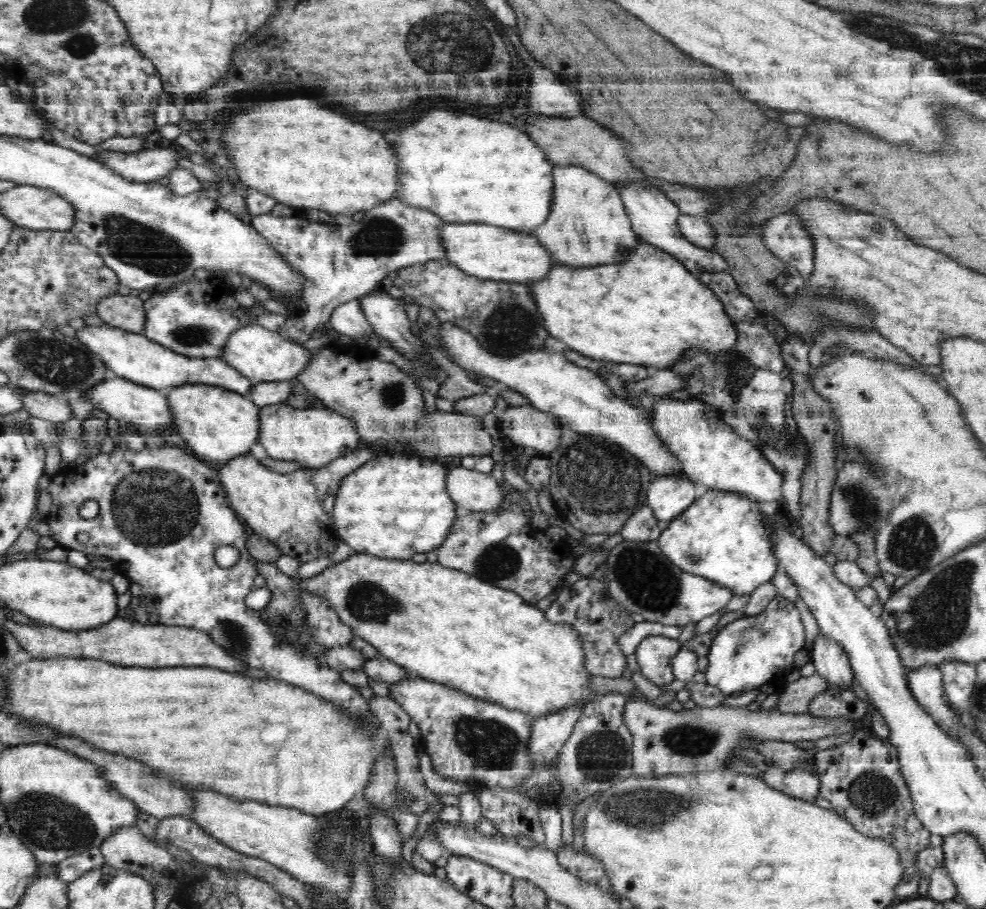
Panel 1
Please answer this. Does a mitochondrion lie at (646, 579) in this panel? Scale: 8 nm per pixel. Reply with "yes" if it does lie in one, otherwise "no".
yes

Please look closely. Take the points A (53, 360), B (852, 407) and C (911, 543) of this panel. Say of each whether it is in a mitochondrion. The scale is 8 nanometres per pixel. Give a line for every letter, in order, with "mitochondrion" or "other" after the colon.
A: mitochondrion
B: other
C: mitochondrion

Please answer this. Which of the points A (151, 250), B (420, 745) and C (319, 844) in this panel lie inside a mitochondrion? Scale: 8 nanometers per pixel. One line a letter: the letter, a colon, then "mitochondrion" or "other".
A: mitochondrion
B: other
C: other

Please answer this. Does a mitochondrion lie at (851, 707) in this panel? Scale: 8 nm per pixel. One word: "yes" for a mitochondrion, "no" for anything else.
no

